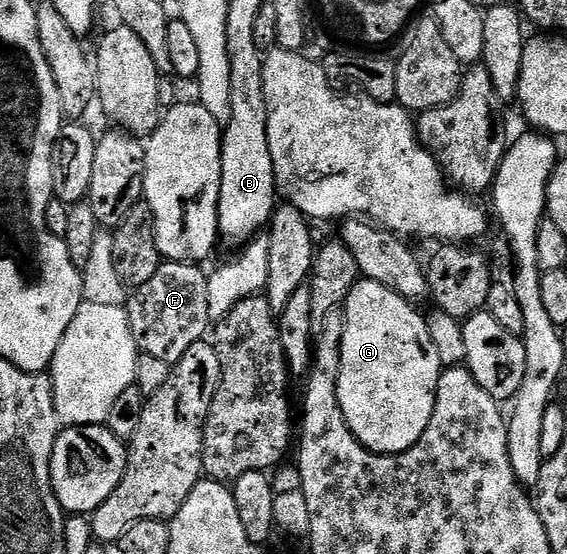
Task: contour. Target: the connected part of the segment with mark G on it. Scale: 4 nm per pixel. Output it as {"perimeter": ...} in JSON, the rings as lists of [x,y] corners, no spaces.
{"perimeter":[[[359,278],[346,298],[338,400],[350,432],[377,455],[404,453],[428,429],[444,365],[419,308],[371,279]]]}

